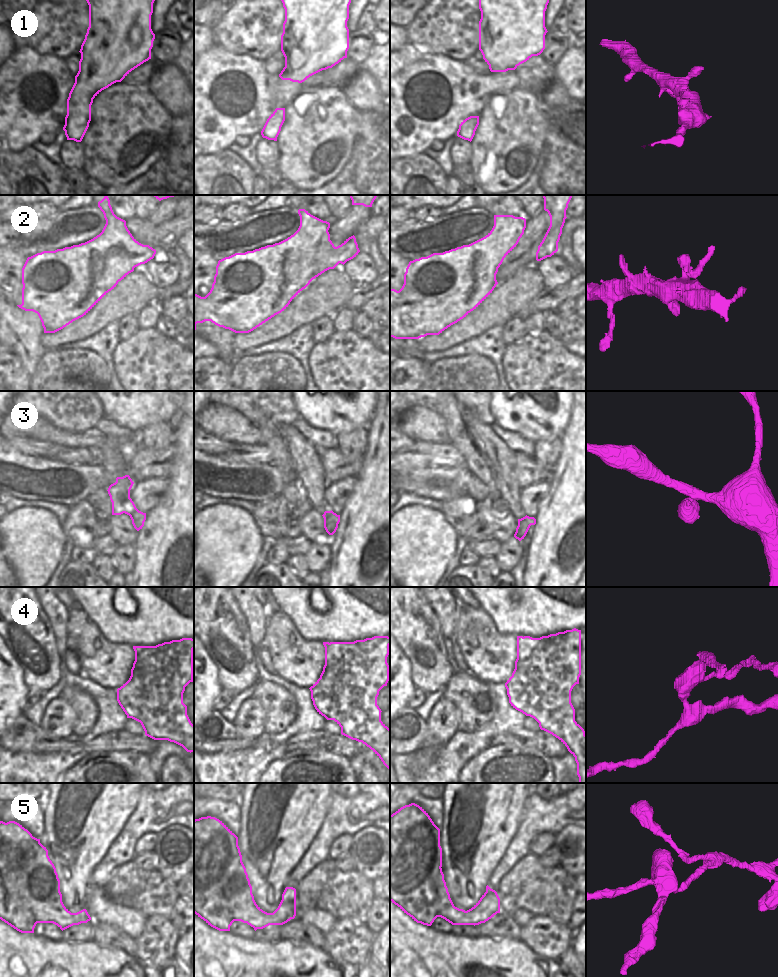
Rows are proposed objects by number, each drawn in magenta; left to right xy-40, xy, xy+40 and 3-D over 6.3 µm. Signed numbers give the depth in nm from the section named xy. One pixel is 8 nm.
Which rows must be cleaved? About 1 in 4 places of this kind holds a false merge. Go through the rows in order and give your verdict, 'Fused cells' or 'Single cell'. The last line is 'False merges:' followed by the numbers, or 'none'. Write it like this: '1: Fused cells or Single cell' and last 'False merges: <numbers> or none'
1: Single cell
2: Single cell
3: Single cell
4: Fused cells
5: Fused cells
False merges: 4, 5.

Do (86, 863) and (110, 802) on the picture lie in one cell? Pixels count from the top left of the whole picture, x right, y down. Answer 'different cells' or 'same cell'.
same cell

